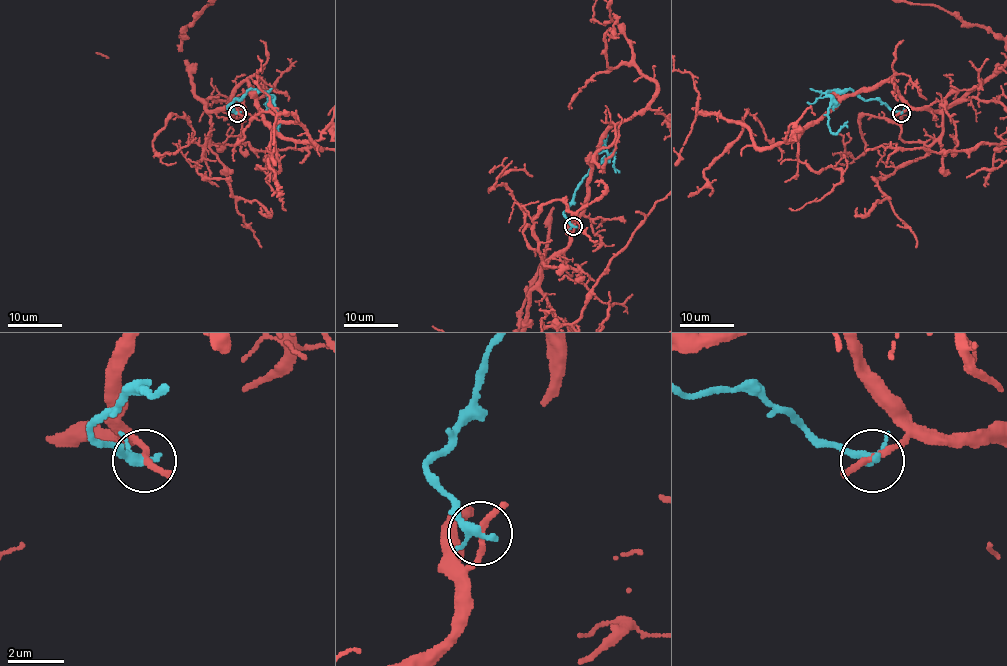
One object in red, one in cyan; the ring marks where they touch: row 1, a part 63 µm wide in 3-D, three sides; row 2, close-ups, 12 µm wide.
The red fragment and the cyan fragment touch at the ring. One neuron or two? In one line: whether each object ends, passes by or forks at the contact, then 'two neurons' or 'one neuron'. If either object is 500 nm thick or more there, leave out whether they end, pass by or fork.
red passes by; cyan passes by; two neurons

